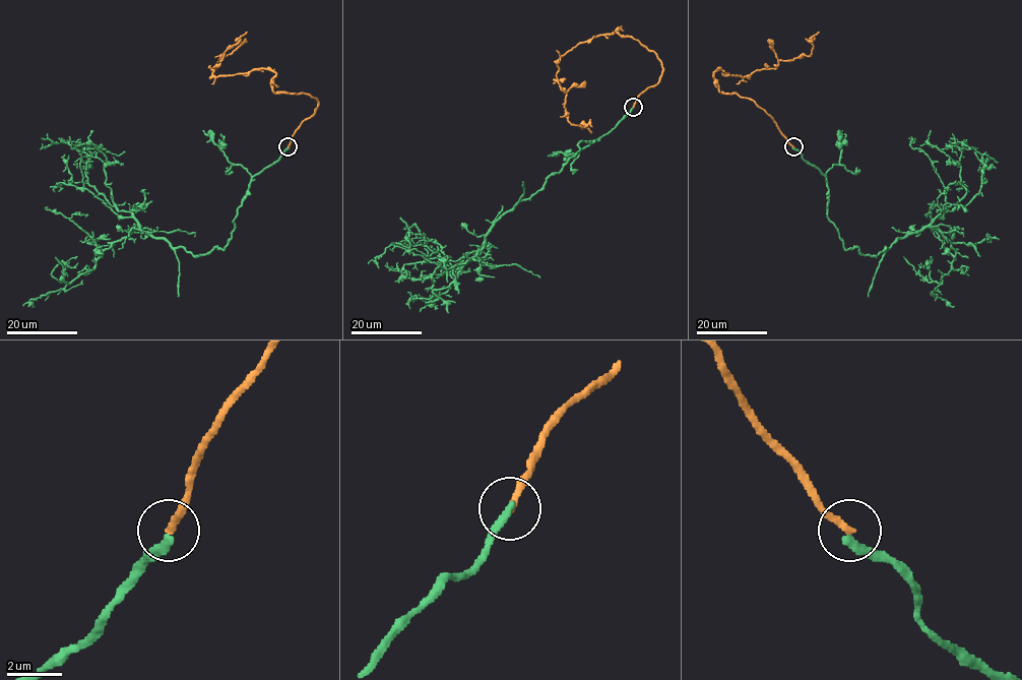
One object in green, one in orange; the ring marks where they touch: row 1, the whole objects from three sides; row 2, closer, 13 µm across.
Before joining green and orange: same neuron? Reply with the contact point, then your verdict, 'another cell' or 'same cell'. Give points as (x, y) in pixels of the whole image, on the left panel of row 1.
at (288, 146); another cell

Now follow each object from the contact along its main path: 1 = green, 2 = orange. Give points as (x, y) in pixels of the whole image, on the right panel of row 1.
1: (793, 147), (826, 178), (828, 217), (843, 247), (876, 255), (966, 192), (965, 143), (949, 143)
2: (793, 146), (754, 102), (721, 93), (714, 73), (720, 69), (743, 76), (810, 55), (811, 38), (819, 32)

